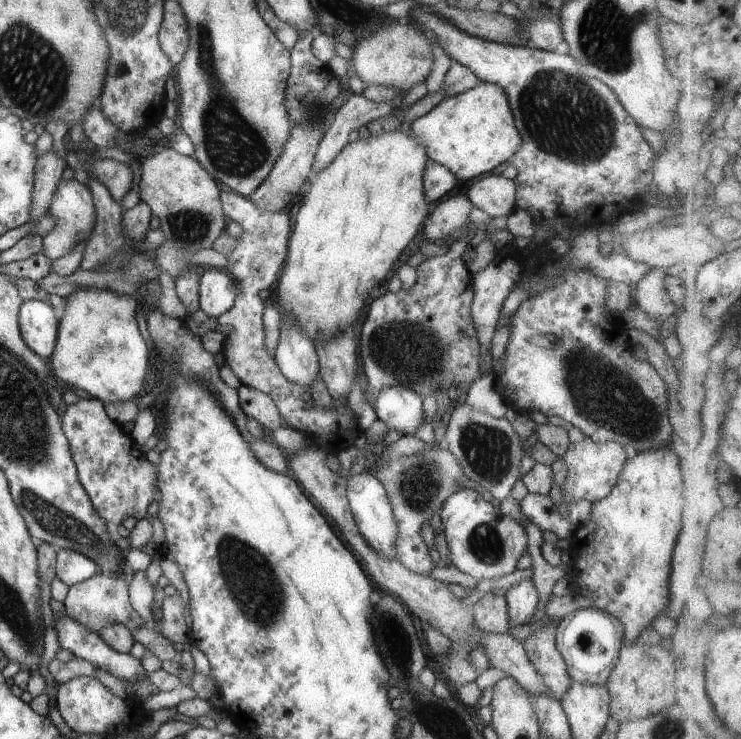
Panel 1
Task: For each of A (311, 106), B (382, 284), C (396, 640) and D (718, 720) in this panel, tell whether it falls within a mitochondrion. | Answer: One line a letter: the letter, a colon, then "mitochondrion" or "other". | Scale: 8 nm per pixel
A: mitochondrion
B: other
C: mitochondrion
D: other

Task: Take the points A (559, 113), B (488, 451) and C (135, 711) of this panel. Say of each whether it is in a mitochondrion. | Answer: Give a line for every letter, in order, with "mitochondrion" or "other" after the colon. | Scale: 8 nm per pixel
A: mitochondrion
B: mitochondrion
C: other

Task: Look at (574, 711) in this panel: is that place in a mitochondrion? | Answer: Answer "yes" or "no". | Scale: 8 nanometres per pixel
no

